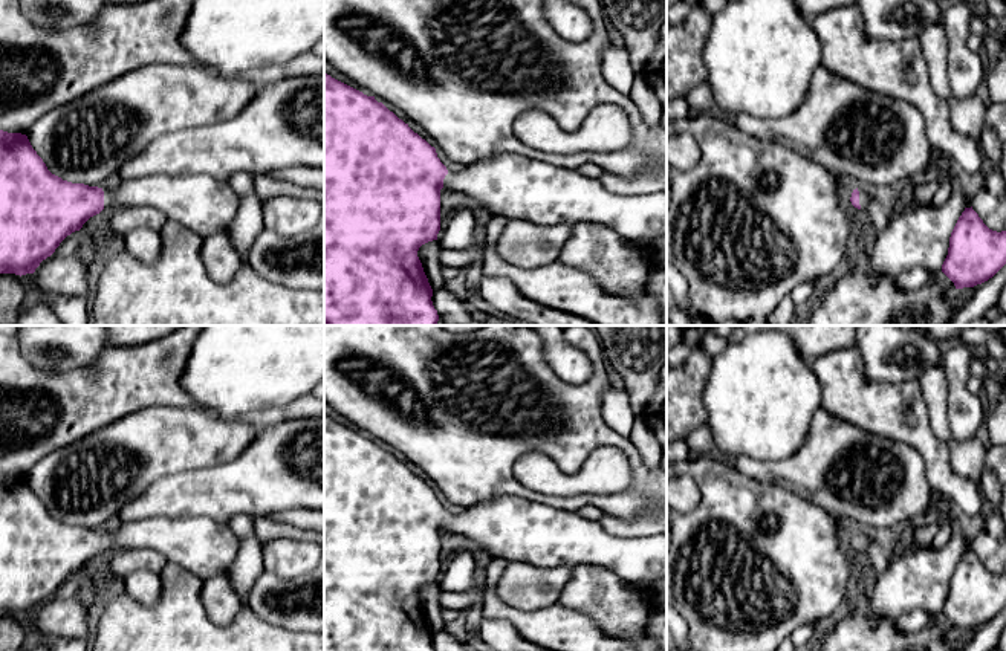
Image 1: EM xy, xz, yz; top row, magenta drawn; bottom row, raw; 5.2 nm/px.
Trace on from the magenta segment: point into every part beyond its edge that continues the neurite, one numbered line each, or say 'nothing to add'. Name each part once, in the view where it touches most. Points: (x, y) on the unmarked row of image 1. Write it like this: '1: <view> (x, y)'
1: yz (864, 537)

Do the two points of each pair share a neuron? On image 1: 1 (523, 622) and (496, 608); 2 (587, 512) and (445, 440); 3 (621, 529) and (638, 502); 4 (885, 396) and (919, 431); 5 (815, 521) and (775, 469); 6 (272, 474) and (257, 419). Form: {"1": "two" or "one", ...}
{"1": "one", "2": "two", "3": "two", "4": "one", "5": "two", "6": "two"}

